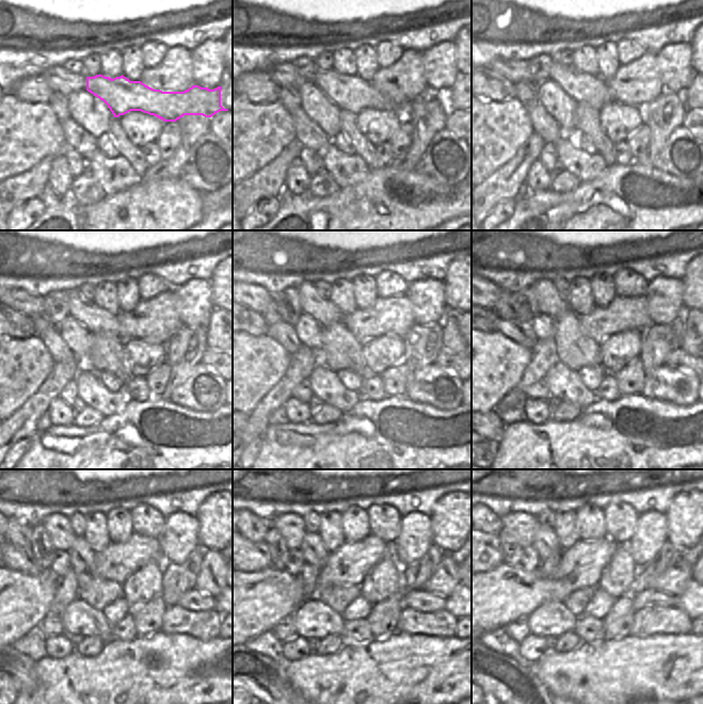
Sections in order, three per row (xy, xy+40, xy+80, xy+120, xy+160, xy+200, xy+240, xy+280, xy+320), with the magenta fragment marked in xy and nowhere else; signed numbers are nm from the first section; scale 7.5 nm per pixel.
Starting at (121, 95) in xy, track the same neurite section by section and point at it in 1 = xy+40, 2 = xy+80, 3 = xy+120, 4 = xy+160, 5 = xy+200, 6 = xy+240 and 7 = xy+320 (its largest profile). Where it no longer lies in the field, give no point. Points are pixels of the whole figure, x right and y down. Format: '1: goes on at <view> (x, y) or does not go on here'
1: goes on at xy+40 (353, 94)
2: goes on at xy+80 (593, 91)
3: goes on at xy+120 (97, 321)
4: goes on at xy+160 (322, 310)
5: goes on at xy+200 (549, 302)
6: goes on at xy+240 (58, 527)
7: goes on at xy+320 (522, 527)

